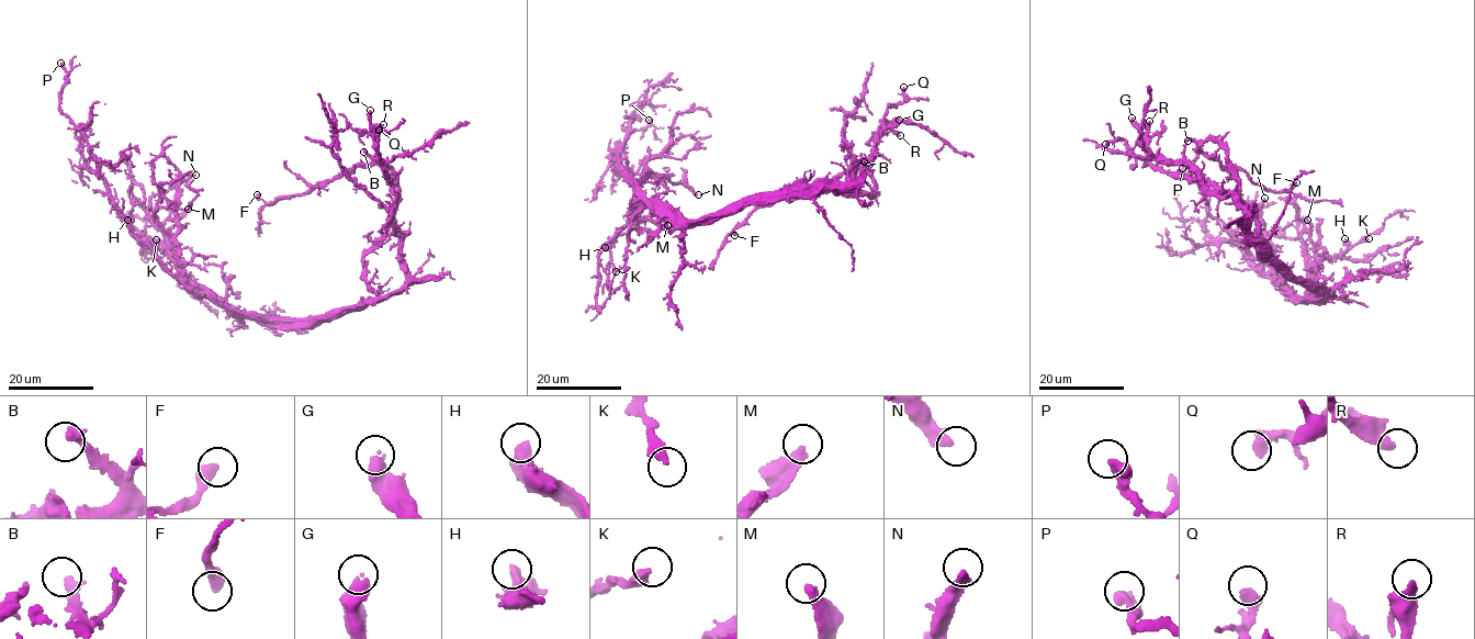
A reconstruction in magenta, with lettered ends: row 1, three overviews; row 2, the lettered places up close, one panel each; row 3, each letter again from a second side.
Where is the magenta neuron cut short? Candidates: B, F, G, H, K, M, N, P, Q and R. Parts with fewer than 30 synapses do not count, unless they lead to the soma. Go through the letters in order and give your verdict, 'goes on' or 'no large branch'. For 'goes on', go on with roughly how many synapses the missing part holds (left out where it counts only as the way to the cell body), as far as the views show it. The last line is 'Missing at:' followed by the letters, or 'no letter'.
B: no large branch
F: no large branch
G: no large branch
H: goes on | 60 syn
K: no large branch
M: no large branch
N: goes on | 60 syn
P: no large branch
Q: no large branch
R: no large branch
Missing at: H, N

